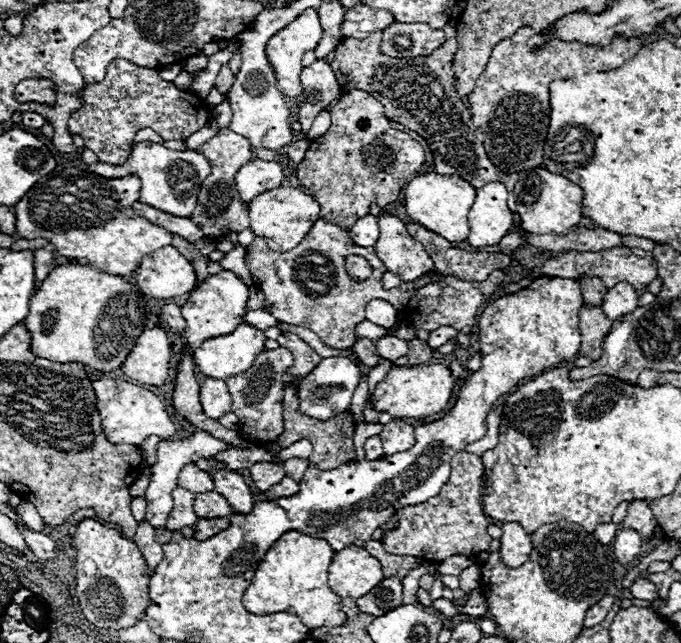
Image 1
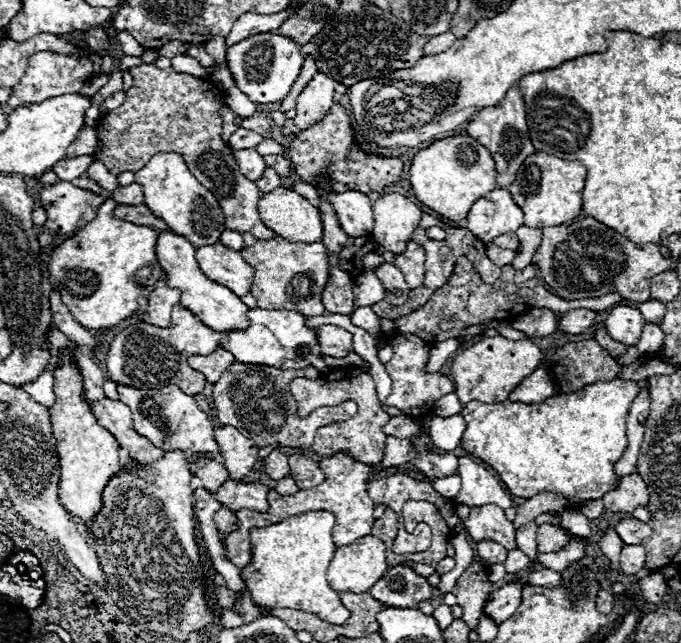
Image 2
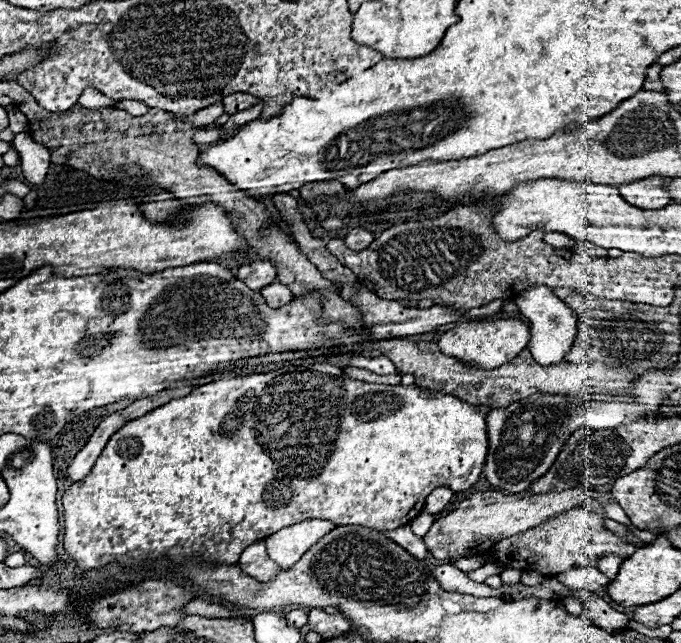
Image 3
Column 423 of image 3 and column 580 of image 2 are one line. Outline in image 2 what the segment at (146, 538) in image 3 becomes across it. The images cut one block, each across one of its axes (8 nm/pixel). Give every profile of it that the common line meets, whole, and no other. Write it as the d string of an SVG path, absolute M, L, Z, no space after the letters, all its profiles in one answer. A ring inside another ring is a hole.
M610 380L596 382L580 388L578 392L550 396L542 404L522 404L522 402L496 402L484 404L472 400L464 406L460 416L466 420L466 432L462 436L462 448L476 458L488 462L506 484L508 492L520 498L532 498L540 492L560 494L568 500L572 508L580 508L586 500L598 500L604 494L618 488L618 476L614 464L622 458L628 436L626 436L626 416L630 404L636 398L636 382L632 380Z

